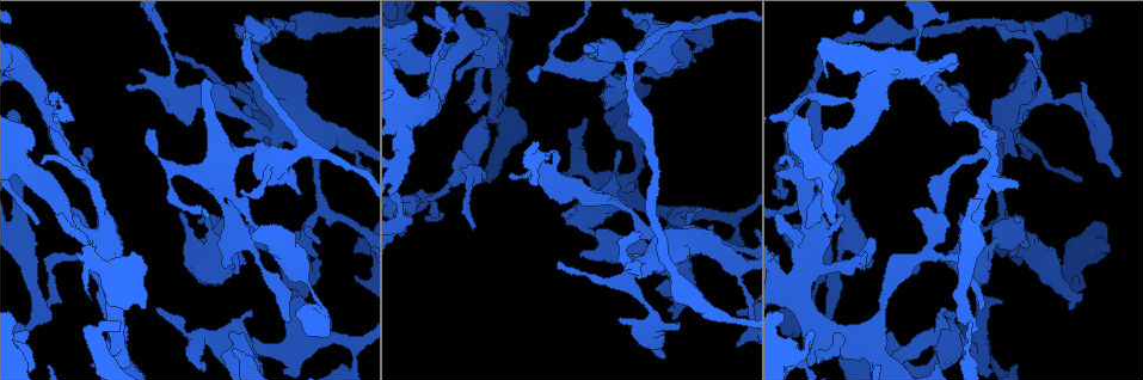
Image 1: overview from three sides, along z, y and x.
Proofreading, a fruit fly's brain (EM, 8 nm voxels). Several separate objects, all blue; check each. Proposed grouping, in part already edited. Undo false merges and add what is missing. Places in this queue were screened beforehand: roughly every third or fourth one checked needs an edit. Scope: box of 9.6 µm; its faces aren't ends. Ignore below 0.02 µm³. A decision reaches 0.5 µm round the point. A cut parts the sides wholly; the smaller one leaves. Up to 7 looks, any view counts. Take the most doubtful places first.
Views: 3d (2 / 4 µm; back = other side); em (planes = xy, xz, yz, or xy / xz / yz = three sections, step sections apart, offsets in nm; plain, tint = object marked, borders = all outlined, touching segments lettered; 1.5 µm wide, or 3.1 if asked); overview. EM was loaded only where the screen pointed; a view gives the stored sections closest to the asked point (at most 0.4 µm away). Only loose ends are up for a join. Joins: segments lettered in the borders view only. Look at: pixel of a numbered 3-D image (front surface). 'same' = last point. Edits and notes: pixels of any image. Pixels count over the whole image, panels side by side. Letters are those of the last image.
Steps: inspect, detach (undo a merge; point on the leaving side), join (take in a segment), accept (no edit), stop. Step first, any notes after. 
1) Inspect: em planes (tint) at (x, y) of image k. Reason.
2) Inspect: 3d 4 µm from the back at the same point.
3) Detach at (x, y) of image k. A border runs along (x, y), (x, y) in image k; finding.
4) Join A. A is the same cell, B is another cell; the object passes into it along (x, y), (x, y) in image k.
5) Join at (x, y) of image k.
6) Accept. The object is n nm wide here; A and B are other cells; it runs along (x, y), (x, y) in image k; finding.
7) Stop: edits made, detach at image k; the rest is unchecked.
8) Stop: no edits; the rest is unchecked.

Inspect: em xz step 8 (tint) at (998, 29) of image 1. Long arm stops here.

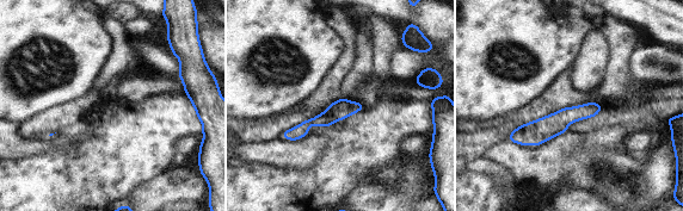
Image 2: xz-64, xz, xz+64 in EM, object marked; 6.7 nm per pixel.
Inspect: em xz step 8 (borders) at the same point.

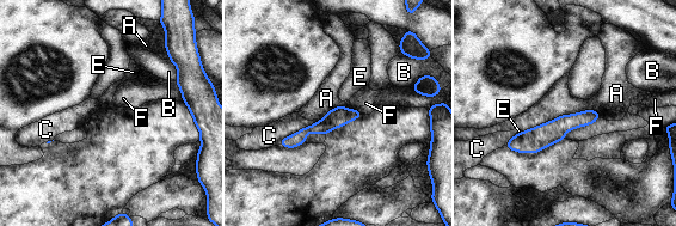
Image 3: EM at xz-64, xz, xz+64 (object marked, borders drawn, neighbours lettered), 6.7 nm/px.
Accept. A, B, C, E and F are other cells; a border runs along (600, 111), (563, 114), (520, 132) in image 3; no lettered segment goes on from it.

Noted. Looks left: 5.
Inspect: em planes (tint) at (1000, 302) of image 1. Stops while still wide.

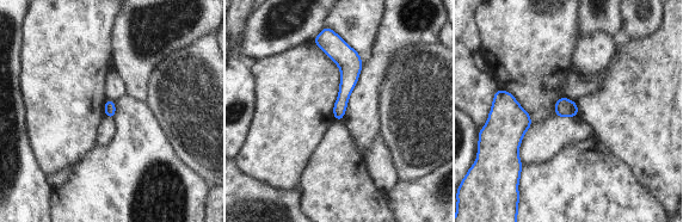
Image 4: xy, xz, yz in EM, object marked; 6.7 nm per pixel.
Inspect: em planes (borders) at the same point. What lies round it.

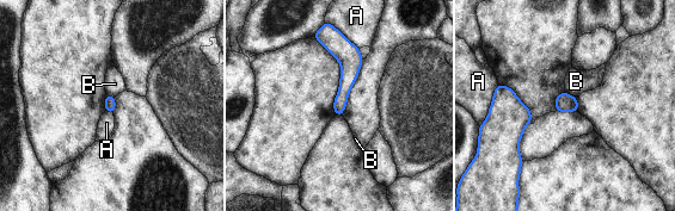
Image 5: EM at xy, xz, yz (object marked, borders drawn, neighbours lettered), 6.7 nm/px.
Accept. A and B are other cells; a border runs along (529, 122), (519, 146), (522, 160) in image 5; no lettered segment goes on from it.

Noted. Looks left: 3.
Inspect: em planes (borders) at (683, 65) of image 1. Branch stops here.

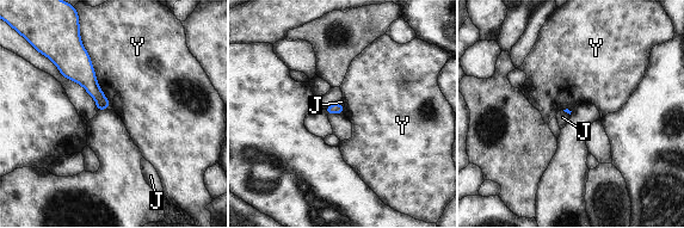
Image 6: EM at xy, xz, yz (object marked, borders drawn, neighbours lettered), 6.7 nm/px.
Accept. J and Y are other cells; a border runs along (79, 38), (111, 105) in image 6; no lettered segment goes on from it.

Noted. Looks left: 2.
Stop: no edits; the rest is unchecked.

